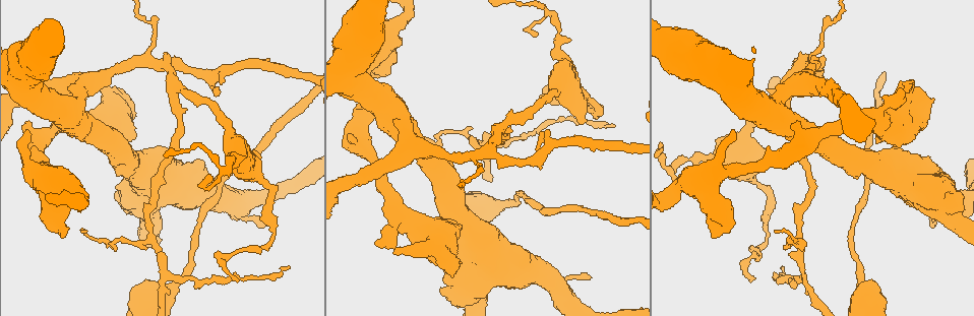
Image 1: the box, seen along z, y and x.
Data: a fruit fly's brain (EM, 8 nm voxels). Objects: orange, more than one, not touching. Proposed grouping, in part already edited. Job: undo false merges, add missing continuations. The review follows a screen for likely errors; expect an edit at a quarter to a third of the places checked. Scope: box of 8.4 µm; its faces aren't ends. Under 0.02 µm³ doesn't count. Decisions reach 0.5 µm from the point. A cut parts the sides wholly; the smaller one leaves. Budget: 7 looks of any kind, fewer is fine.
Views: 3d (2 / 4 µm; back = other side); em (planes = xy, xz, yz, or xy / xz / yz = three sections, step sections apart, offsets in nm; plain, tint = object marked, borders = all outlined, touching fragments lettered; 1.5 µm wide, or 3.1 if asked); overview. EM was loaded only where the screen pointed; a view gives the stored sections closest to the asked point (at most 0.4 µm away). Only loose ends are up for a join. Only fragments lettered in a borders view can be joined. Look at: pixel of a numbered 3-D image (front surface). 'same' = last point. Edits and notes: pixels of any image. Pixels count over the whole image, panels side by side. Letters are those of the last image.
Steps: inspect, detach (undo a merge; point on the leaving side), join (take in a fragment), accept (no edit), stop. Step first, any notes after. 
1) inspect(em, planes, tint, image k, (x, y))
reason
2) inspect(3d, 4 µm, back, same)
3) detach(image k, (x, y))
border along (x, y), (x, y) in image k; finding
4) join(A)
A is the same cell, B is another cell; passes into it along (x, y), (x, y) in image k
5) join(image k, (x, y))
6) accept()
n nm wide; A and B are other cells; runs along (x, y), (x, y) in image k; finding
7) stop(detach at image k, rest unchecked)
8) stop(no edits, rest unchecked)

inspect(3d, 2 µm, image 1, (823, 36))

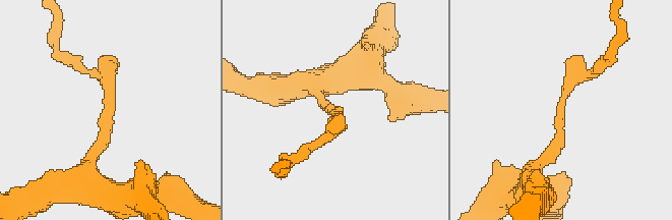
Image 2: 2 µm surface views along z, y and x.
inspect(em, planes, plain, image 2, (331, 110))
need the tissue

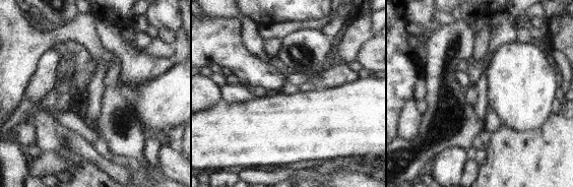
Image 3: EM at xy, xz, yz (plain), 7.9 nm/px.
inspect(em, planes, borders, same)

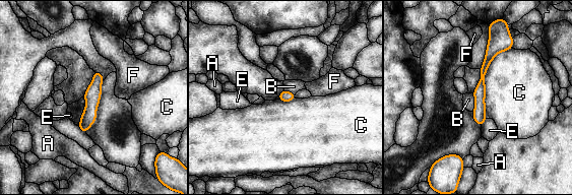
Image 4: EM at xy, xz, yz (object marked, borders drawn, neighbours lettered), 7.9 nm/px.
accept()
A, B, C, E and F are other cells; runs along (492, 38), (492, 52), (481, 83), (480, 122) in image 4; continuous, no second neuron

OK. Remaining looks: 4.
inspect(em, xz, step 8, borders, image 1, (348, 136))
branch stops here

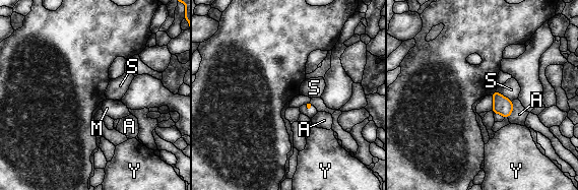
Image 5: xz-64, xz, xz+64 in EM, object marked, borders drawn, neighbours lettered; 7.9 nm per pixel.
inspect(em, planes, borders, same)

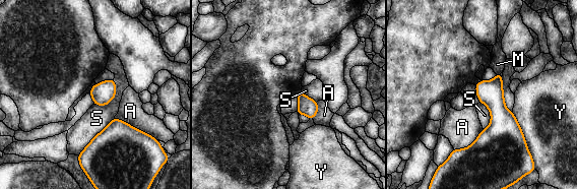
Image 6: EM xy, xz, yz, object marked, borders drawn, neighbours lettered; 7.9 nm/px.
join(M)
S touches over 420 nm; M is the same cell, A, S and Y are other cells; passes into it along (491, 93), (498, 74), (497, 64) in image 6; it goes on there

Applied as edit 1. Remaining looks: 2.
inspect(3d, 2 µm, image 1, (263, 225))
branch stops here

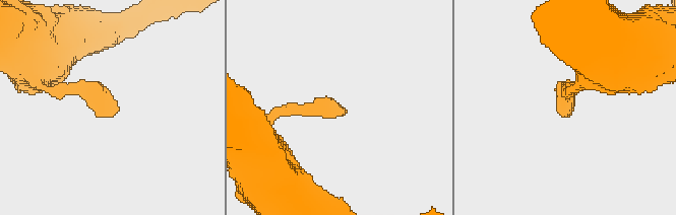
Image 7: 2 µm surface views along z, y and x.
inspect(em, xz, step 8, borders, image 7, (114, 110))

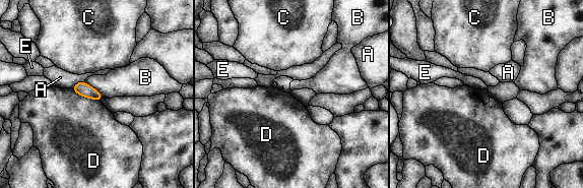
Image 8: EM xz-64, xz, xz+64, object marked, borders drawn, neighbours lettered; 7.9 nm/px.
accept()
110 nm wide; A, B, C, D and E are other cells; none of them fits

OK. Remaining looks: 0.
stop(join at image 6, rest unchecked)

